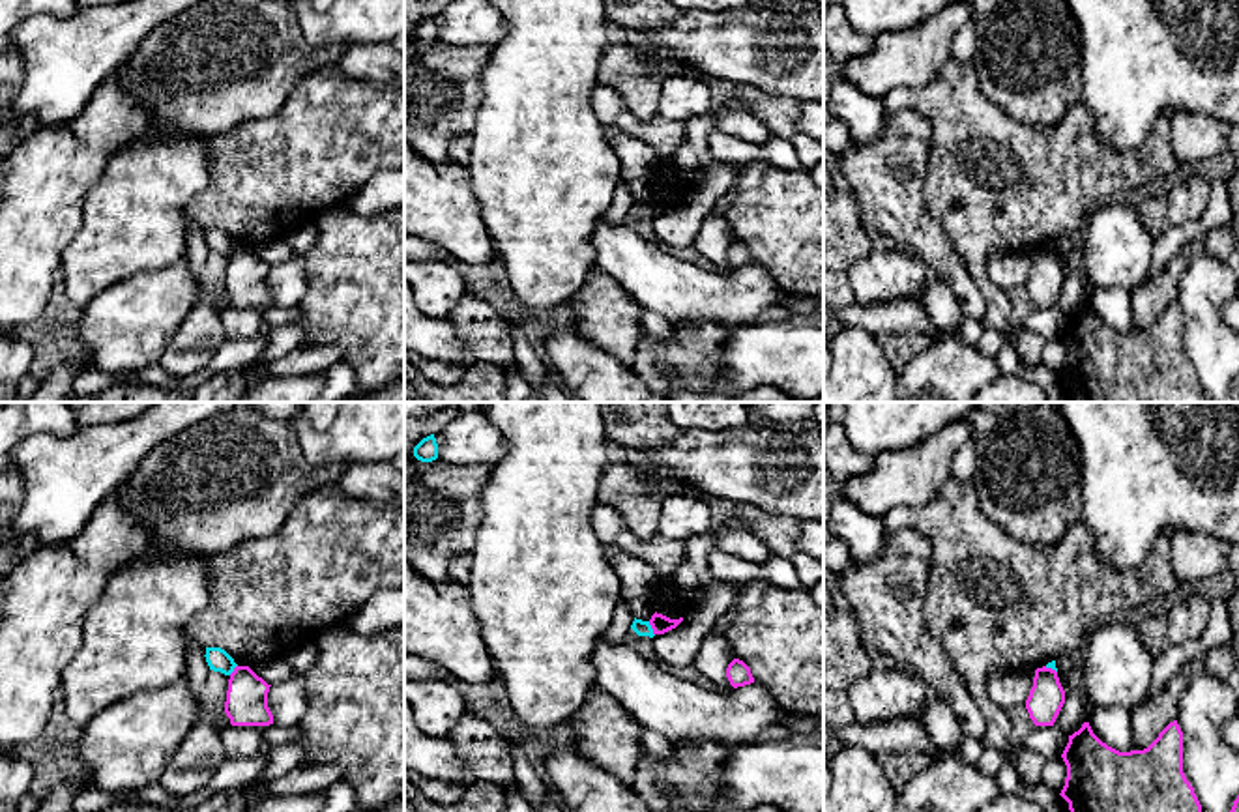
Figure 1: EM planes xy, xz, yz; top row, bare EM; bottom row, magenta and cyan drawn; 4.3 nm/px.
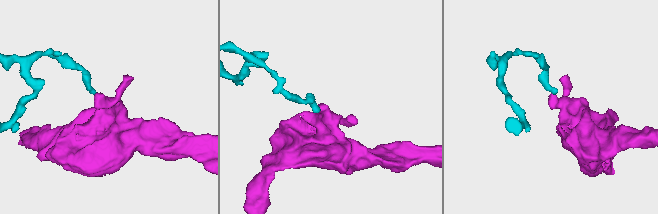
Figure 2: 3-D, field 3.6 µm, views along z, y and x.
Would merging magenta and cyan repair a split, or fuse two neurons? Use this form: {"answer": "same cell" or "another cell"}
{"answer": "another cell"}

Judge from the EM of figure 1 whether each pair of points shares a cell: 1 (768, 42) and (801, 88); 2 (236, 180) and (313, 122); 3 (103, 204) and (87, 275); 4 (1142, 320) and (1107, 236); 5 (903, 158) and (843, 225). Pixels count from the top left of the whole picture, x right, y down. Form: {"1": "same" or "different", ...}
{"1": "same", "2": "same", "3": "same", "4": "different", "5": "different"}

